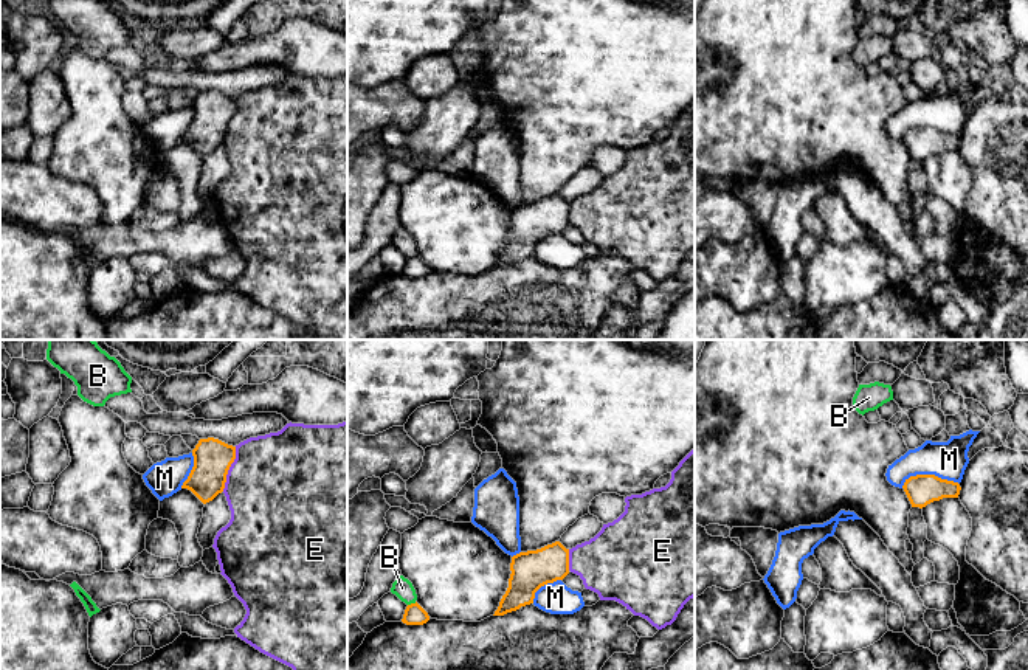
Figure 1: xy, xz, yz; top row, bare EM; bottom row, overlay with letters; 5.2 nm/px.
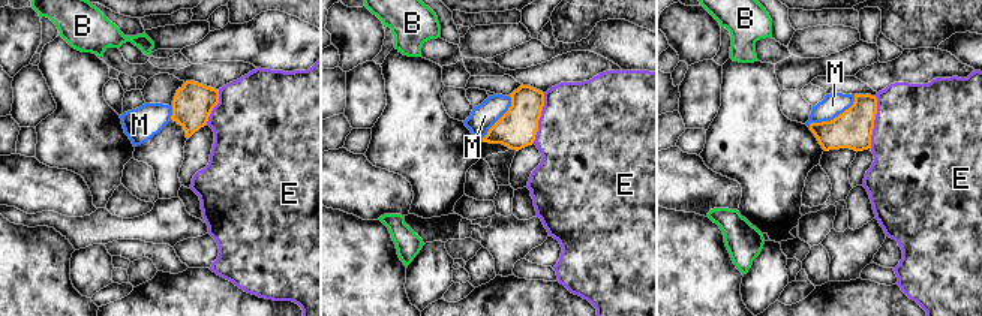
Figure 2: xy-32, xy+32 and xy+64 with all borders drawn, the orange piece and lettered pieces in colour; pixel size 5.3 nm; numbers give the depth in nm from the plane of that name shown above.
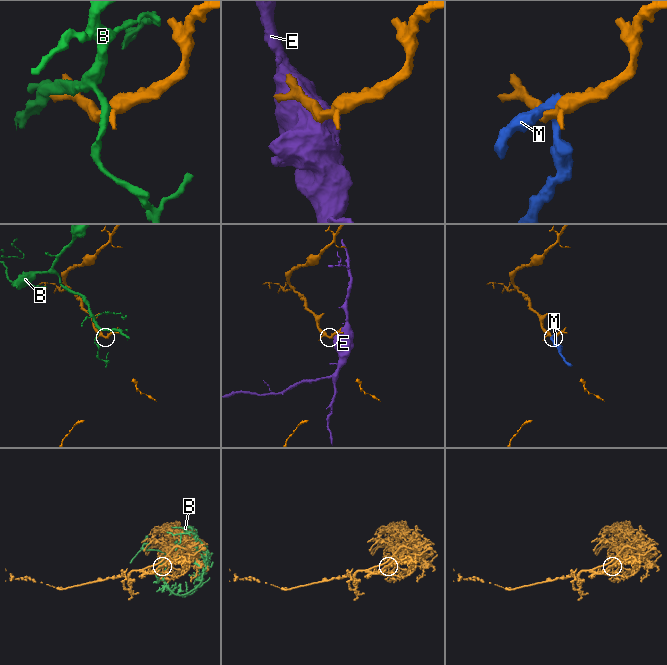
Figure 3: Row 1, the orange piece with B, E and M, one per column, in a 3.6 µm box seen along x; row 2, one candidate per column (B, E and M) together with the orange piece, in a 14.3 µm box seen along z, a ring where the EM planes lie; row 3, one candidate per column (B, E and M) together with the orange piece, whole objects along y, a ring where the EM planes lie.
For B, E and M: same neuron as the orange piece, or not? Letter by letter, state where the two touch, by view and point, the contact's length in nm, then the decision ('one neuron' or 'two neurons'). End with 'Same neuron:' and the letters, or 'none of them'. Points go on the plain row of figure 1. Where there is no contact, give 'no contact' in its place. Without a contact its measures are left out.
B: meets orange in xz at (411, 256); contact 50 nm long; two neurons
E: meets orange in xy at (228, 121); contact 240 nm long; two neurons
M: meets orange in yz at (929, 127); contact 300 nm long; two neurons
Same neuron: none of them

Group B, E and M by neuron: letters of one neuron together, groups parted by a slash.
B / E / M

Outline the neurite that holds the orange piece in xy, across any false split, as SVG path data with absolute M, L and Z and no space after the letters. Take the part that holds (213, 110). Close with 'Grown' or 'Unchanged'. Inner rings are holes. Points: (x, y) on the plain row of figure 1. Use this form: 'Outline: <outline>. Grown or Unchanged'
Outline: M200 92L192 102L194 119L181 141L191 143L203 157L223 144L226 127L236 112L236 99L219 92Z. Unchanged

